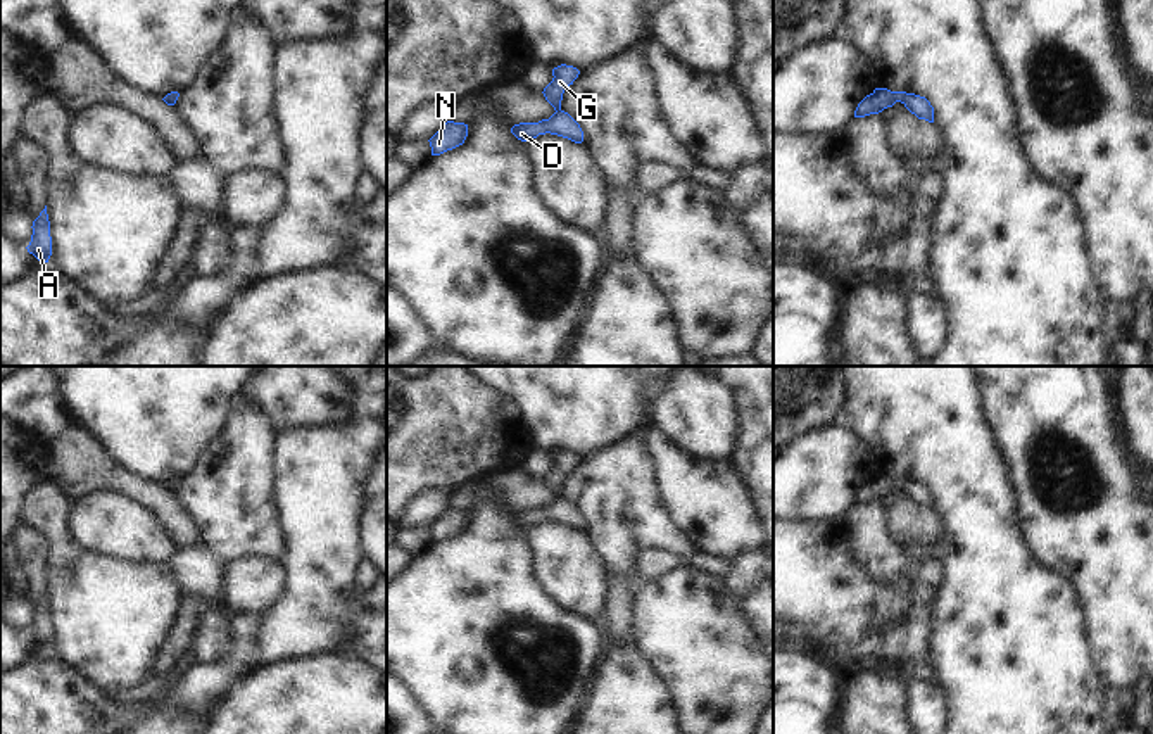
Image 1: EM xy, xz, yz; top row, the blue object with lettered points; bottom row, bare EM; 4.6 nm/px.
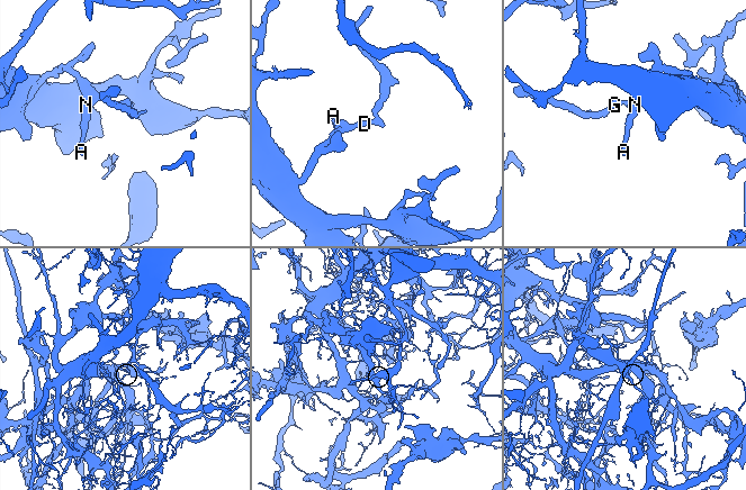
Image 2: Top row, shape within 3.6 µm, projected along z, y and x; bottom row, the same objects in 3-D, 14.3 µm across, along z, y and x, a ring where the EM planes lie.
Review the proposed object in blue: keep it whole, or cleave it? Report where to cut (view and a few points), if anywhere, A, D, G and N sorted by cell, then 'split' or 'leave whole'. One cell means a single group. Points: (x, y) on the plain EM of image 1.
no cut; A D G N; leave whole

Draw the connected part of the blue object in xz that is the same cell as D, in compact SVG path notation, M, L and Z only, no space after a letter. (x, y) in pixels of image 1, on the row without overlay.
M561 451L552 456L552 468L544 475L545 487L554 494L554 501L549 506L542 506L539 509L520 509L511 515L511 520L521 527L533 527L539 522L558 522L568 525L575 530L583 528L583 518L580 511L561 496L561 487L564 477L573 471L578 465L580 458L573 452Z

